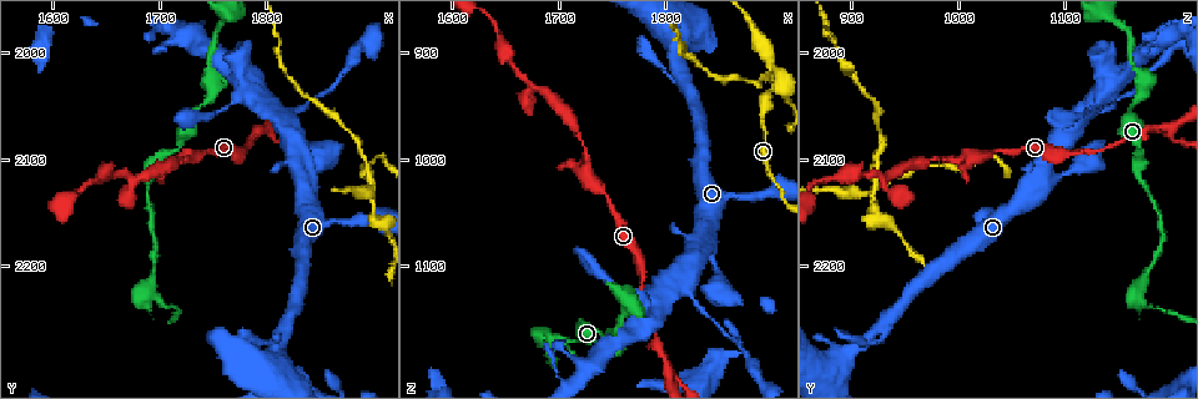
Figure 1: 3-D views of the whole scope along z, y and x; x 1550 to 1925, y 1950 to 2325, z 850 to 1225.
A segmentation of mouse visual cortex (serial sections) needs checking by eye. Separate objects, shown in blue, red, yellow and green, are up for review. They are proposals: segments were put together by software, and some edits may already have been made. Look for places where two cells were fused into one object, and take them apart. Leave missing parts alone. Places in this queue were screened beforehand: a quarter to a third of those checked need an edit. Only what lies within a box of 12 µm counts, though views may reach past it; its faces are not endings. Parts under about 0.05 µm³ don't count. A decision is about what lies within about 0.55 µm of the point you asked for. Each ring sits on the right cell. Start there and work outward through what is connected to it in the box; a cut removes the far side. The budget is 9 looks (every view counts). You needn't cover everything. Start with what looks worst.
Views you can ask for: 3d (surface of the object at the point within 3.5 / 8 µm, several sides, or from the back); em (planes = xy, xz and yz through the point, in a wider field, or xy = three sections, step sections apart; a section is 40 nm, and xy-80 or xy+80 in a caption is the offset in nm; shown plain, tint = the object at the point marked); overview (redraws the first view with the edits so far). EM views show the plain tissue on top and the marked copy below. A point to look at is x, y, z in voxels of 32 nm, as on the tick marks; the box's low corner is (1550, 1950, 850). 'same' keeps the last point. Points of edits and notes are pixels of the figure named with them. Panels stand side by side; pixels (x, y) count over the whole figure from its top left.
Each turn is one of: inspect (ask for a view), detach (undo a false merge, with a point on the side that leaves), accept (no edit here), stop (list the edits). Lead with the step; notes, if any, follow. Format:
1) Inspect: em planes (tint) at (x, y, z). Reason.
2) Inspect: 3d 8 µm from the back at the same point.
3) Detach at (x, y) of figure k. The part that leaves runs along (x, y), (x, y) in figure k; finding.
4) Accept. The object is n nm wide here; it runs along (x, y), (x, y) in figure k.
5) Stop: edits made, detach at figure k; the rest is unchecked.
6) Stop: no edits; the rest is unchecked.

Inspect: 3d 3.5 µm from the back at (1902, 2126, 924).

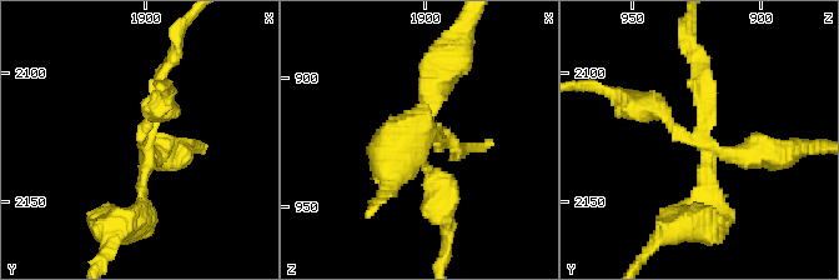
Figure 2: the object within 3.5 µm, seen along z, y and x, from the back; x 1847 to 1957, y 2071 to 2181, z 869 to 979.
Inspect: em xy step 2 (tint) at (1901, 2126, 924). 4 arms meet here; the arms are 200, 200, 350, 350 nm wide.

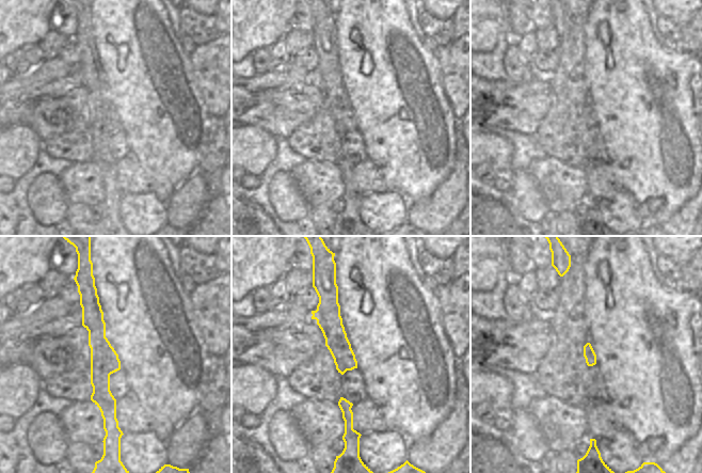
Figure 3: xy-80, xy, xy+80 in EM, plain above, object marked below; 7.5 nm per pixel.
Inspect: em planes (tint) at the same point.

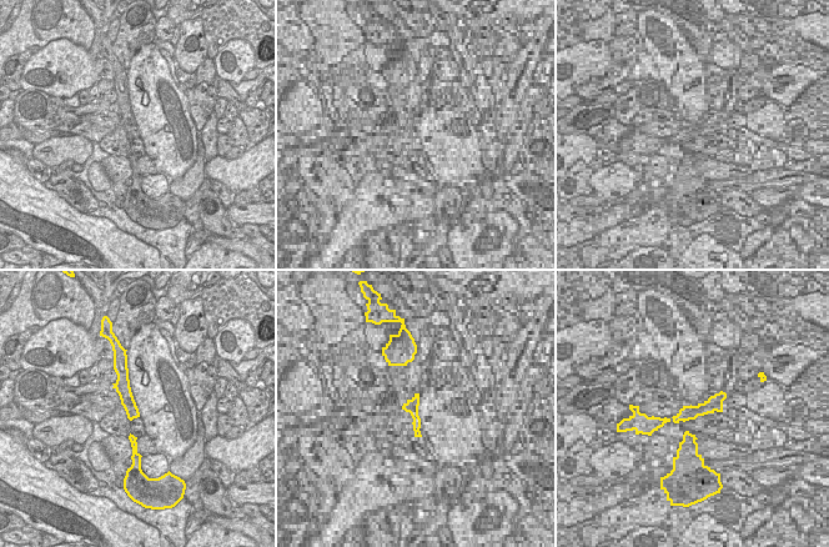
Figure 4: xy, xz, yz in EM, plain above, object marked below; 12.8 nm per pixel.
Detach at (719, 198) of figure 2. A second cell is stuck on.

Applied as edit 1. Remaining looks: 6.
Inspect: overview.

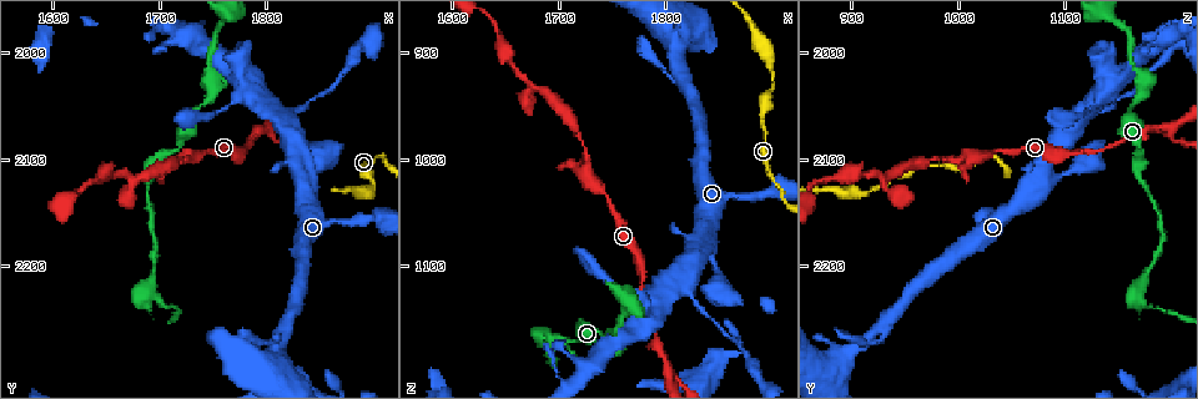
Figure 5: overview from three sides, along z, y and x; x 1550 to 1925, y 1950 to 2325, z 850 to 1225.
Inspect: 3d 3.5 µm at (1690, 2226, 1168). Calibre changes.

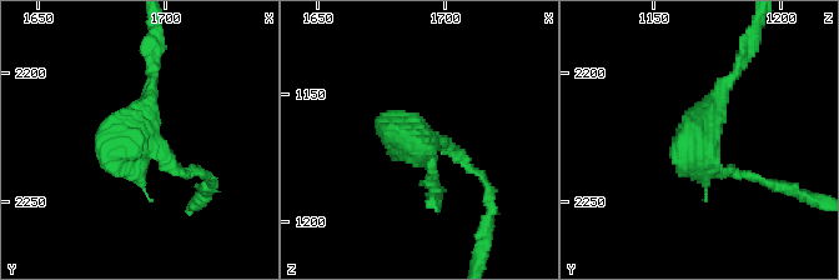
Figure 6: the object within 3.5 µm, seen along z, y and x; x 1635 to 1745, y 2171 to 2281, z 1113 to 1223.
Inspect: em xy step 5 (tint) at (1691, 2226, 1168). Shape alone is not enough.

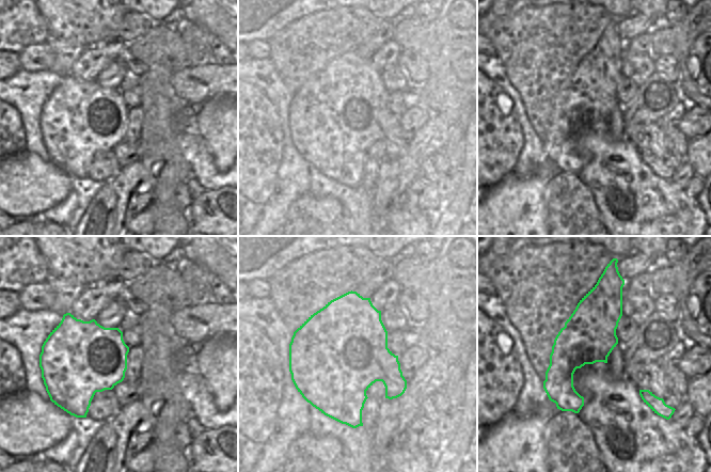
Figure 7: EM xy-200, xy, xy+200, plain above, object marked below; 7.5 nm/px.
Inspect: em xy step 2 (tint) at the same point. Another direction.

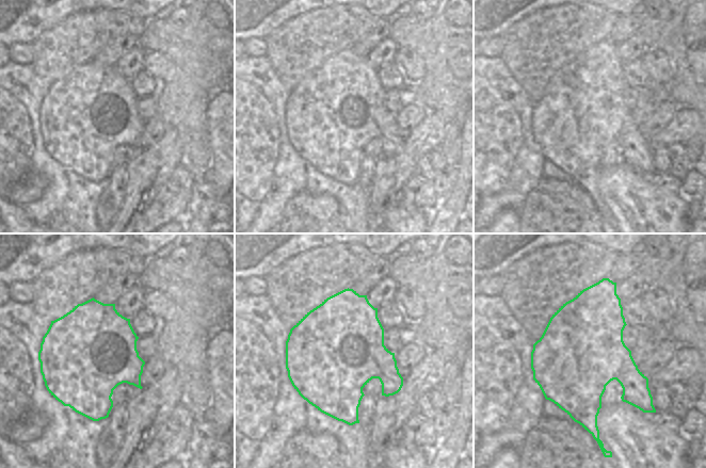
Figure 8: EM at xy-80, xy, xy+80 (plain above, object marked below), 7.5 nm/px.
Accept. It runs along (737, 69), (696, 145), (706, 199) in figure 6; one cell here.

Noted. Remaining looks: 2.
Inspect: 3d 8 µm at (1680, 2118, 934). Three arms meet.

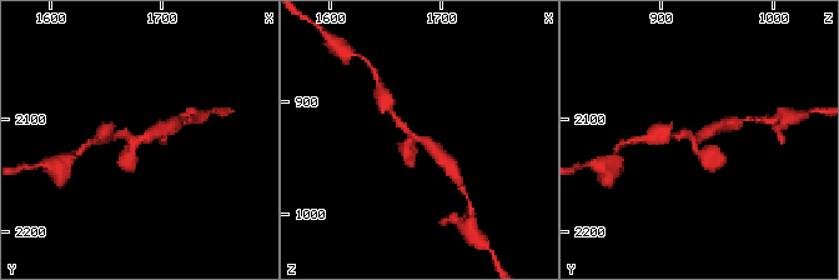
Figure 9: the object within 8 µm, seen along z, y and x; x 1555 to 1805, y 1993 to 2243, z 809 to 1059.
Inspect: em planes (tint) at (1678, 2118, 934). 3 arms meet here; the arms are 200, 300, 400 nm wide.

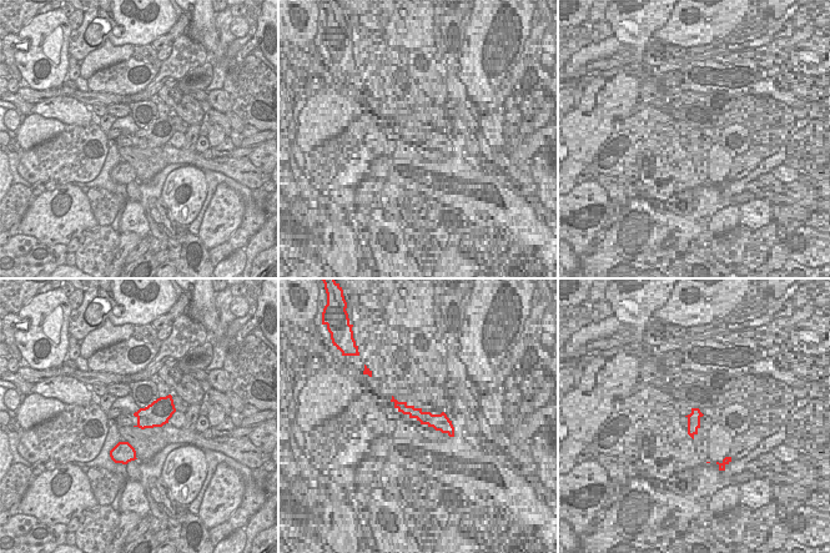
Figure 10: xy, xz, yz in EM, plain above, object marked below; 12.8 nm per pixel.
Accept. It runs along (442, 158), (392, 115) in figure 9; all the same cell.

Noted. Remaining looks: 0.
Stop: edits made, detach at figure 2; the rest is unchecked.

